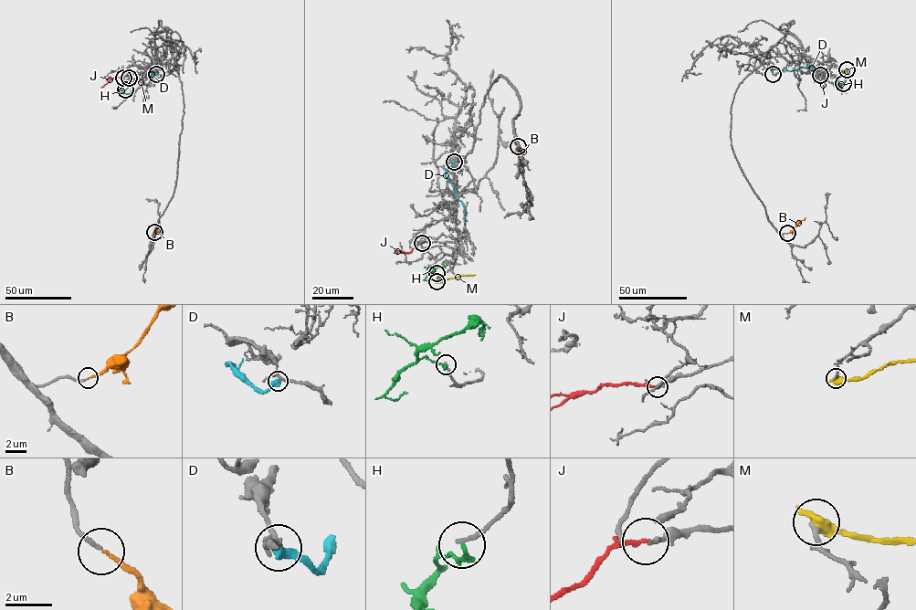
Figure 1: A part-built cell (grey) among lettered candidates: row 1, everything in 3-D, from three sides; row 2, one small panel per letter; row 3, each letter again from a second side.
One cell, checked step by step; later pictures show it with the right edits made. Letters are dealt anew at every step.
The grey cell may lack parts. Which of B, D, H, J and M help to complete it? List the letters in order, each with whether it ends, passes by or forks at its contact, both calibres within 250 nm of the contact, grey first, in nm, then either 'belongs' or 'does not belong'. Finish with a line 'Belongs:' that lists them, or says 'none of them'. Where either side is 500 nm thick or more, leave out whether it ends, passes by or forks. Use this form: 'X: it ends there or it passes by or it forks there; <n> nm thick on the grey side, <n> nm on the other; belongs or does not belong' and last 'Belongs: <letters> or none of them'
B: it ends there; 170 nm thick on the grey side, 130 nm on the other; belongs
D: it ends there; 160 nm thick on the grey side, 440 nm on the other; does not belong
H: it ends there; 200 nm thick on the grey side, 190 nm on the other; does not belong
J: it ends there; 180 nm thick on the grey side, 180 nm on the other; belongs
M: 200 nm thick on the grey side, 600 nm on the other; does not belong
Belongs: B, J

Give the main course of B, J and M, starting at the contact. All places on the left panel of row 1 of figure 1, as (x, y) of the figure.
B: (154, 232), (158, 227), (157, 220)
J: (123, 78), (112, 78), (101, 87)
M: (128, 77), (152, 86)

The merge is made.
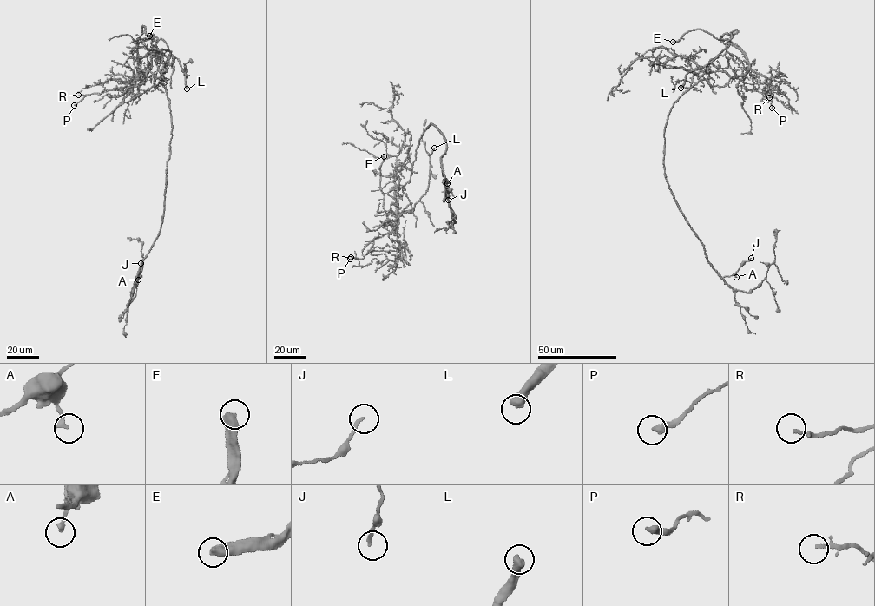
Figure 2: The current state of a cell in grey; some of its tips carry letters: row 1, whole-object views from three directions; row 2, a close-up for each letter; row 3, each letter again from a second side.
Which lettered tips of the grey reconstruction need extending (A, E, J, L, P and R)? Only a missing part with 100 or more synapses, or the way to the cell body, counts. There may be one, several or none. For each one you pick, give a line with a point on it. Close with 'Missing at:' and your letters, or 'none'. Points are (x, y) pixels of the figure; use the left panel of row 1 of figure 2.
E: at (149, 36)
L: at (187, 88)
Missing at: E, L

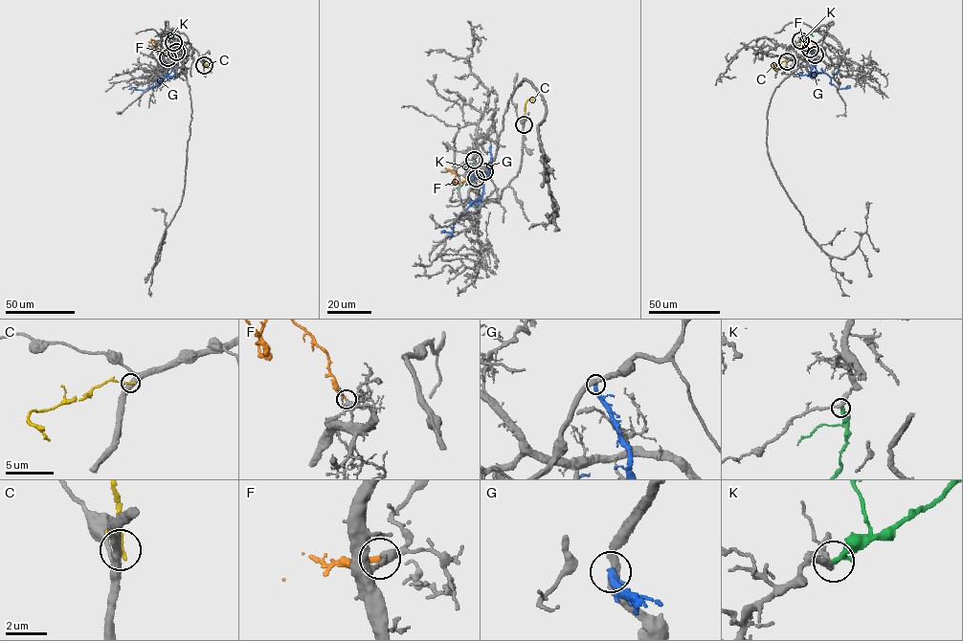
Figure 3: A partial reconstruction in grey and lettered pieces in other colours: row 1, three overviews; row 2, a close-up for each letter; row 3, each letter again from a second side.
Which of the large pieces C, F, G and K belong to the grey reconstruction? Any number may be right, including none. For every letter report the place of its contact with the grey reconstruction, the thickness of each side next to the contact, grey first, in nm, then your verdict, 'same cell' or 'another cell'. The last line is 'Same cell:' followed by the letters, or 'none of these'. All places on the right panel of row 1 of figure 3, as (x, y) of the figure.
C: meets grey at (787, 61); 440 nm thick on the grey side, 220 nm on the other; another cell
F: meets grey at (815, 55); 360 nm thick on the grey side, 240 nm on the other; same cell
G: meets grey at (810, 49); 440 nm thick on the grey side, 320 nm on the other; another cell
K: meets grey at (800, 40); 280 nm thick on the grey side, 300 nm on the other; another cell
Same cell: F

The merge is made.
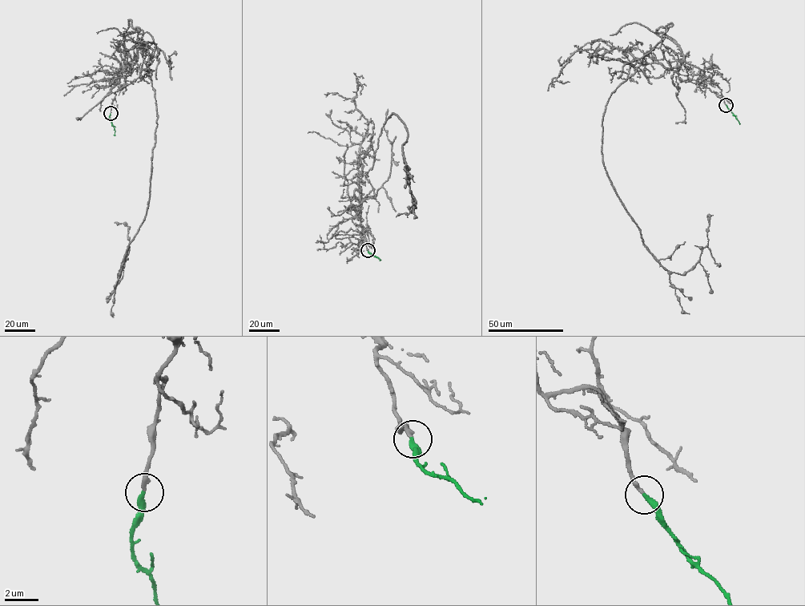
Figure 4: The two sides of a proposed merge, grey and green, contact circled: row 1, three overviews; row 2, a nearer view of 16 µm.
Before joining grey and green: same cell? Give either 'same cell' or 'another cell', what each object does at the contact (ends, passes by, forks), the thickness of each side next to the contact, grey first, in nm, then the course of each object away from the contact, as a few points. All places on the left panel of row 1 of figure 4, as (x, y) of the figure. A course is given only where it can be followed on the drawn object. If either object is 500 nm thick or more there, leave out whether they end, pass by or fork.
same cell | grey ends | green ends | 240/360 nm | grey via (110, 113), (137, 27), (157, 126), (145, 218), (118, 277), (130, 240), (114, 222) | green via (110, 113), (114, 135)

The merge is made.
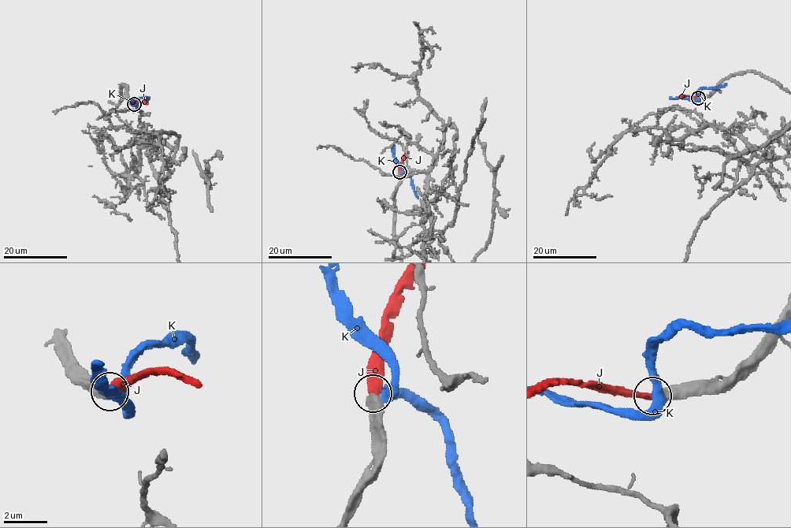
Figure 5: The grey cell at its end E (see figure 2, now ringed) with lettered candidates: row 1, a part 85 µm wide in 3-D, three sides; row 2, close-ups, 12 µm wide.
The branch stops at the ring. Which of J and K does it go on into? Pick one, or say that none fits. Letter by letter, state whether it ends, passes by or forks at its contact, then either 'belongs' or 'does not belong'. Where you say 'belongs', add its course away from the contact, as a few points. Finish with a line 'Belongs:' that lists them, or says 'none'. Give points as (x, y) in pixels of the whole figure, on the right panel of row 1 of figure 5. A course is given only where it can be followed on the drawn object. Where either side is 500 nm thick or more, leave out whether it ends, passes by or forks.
J: it ends; belongs; course (698, 98), (682, 96), (679, 98)
K: it passes by; does not belong
Belongs: J

